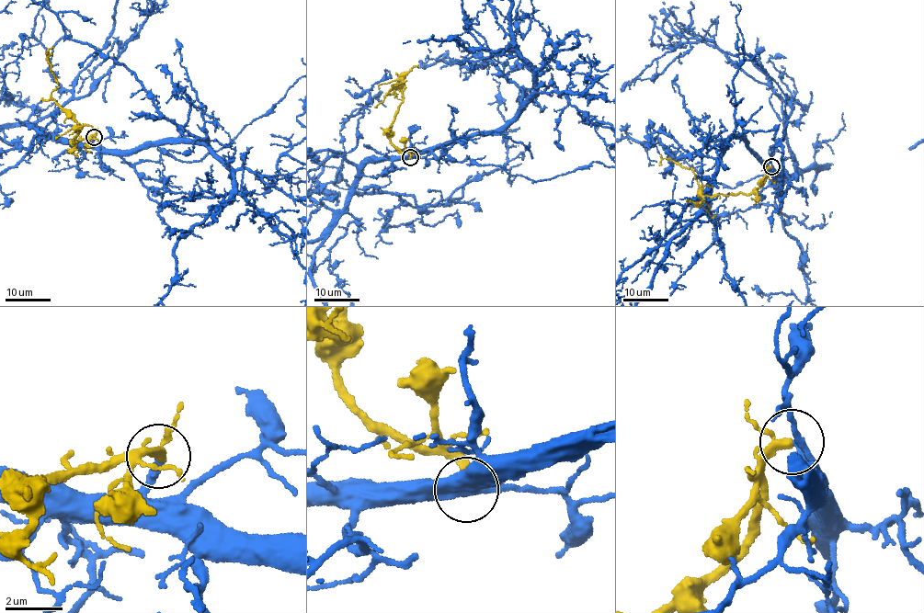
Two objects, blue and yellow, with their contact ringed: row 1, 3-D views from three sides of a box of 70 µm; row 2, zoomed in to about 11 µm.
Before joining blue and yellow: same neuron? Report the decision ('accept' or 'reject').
accept

